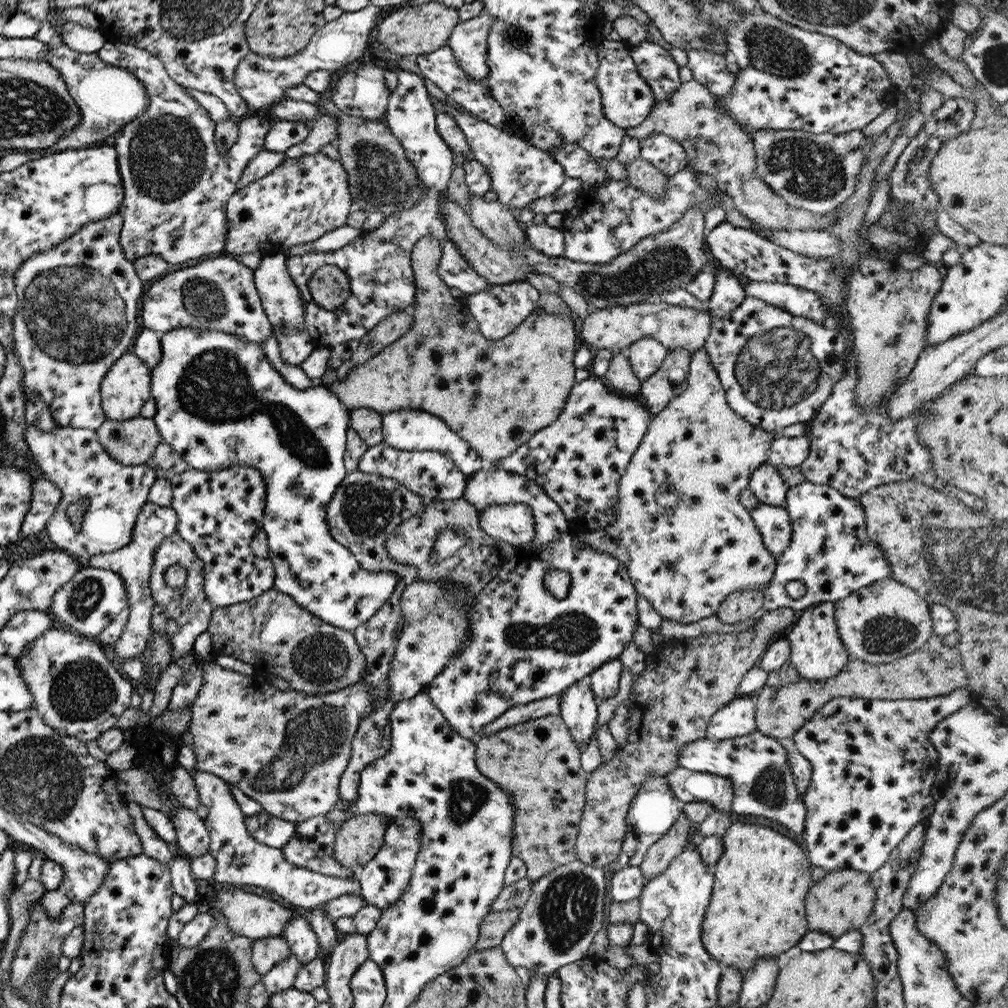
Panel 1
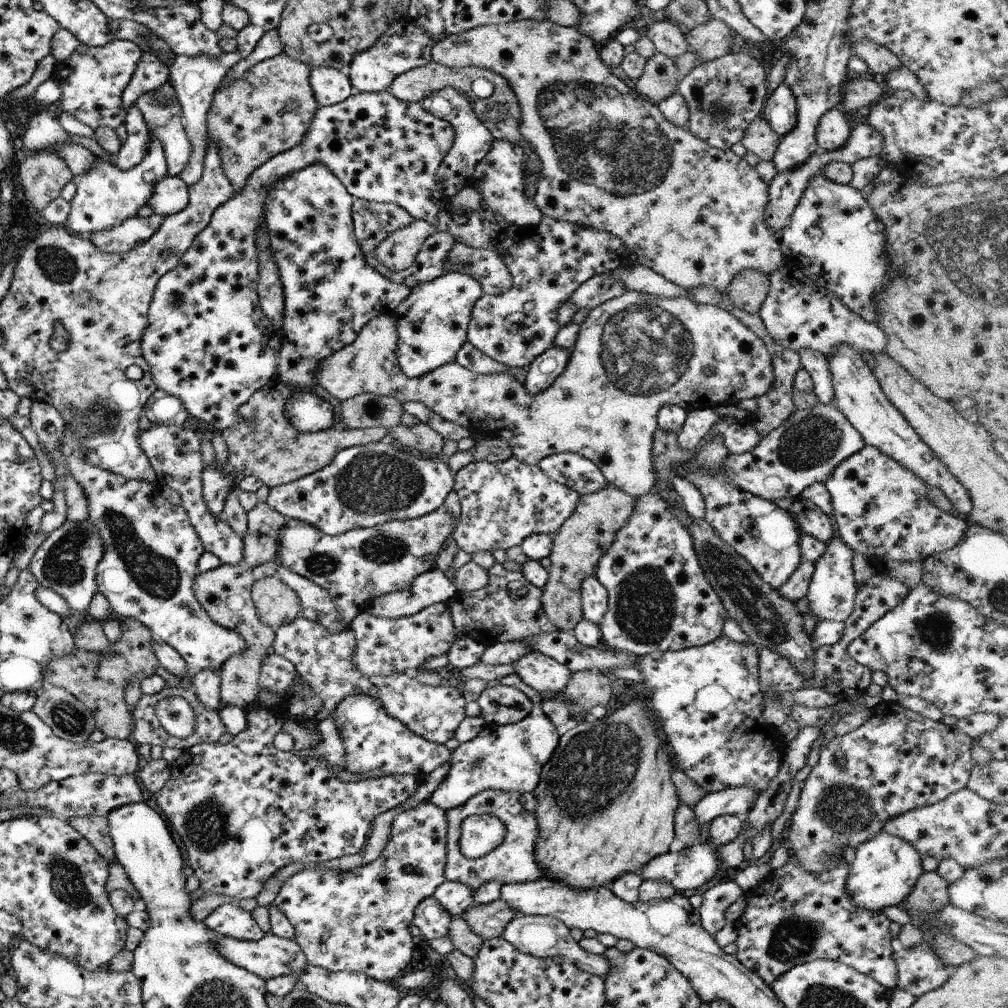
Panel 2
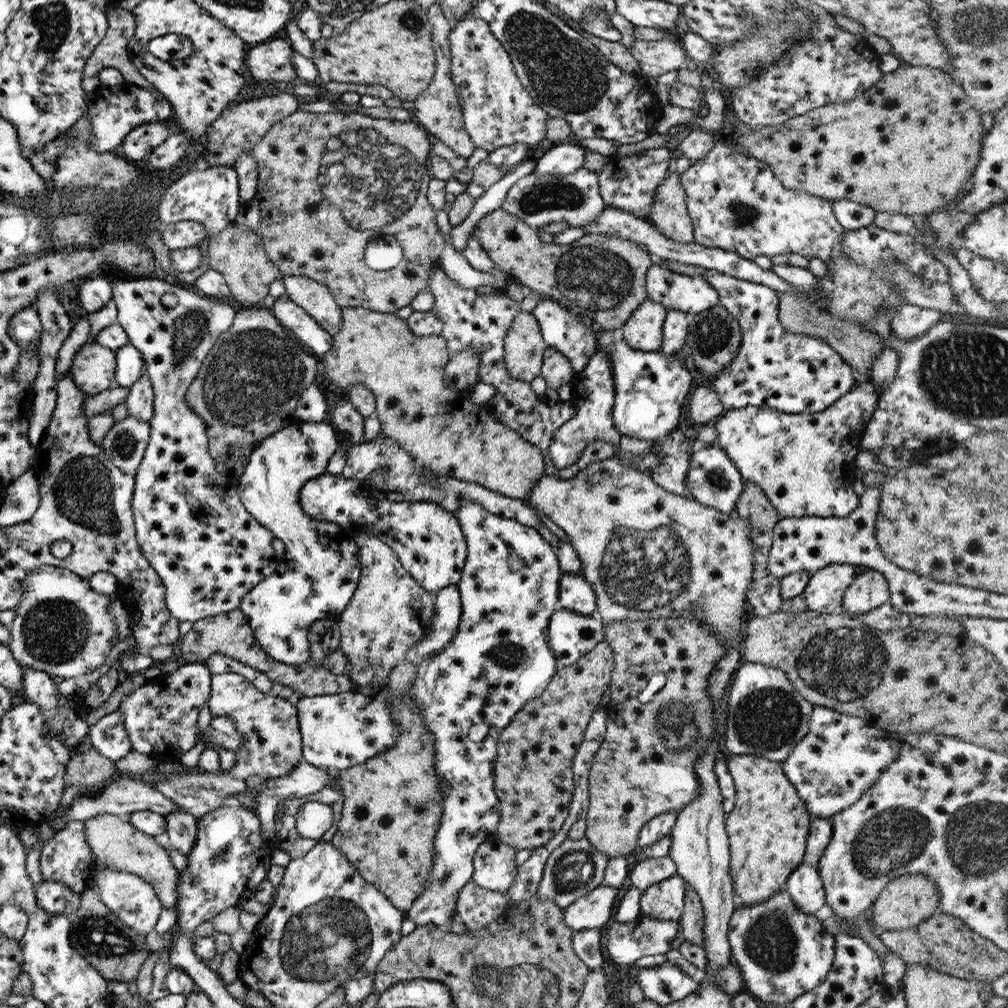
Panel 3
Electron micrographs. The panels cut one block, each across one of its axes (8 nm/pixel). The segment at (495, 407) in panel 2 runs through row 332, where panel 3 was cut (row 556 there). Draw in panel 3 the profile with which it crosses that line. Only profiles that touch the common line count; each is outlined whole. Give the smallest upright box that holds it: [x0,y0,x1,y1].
[336,457,757,712]

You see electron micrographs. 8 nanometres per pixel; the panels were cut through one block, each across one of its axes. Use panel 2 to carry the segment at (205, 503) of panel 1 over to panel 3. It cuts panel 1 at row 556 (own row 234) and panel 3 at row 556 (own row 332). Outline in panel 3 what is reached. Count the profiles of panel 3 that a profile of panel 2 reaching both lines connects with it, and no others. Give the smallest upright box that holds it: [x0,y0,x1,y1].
[112,277,280,623]

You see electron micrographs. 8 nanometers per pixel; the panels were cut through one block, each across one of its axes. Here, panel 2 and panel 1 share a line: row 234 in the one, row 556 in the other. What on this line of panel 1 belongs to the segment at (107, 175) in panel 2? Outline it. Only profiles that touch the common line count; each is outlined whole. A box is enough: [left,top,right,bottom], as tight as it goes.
[24,424,157,563]

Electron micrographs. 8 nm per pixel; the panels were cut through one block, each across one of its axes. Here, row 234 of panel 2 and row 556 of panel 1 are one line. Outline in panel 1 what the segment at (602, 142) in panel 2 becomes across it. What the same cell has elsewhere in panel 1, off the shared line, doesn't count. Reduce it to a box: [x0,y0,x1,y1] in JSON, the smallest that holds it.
[579,348,777,624]

